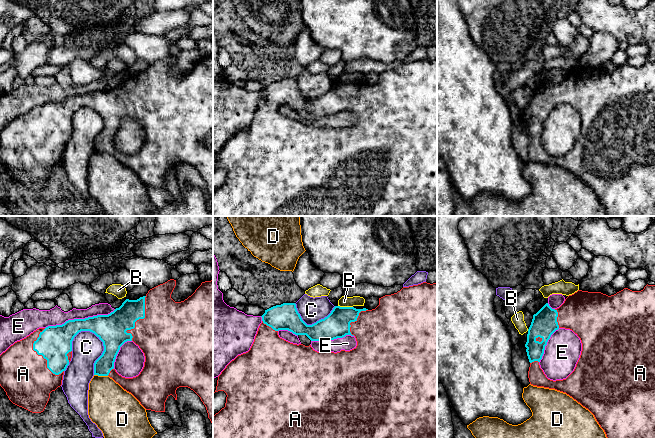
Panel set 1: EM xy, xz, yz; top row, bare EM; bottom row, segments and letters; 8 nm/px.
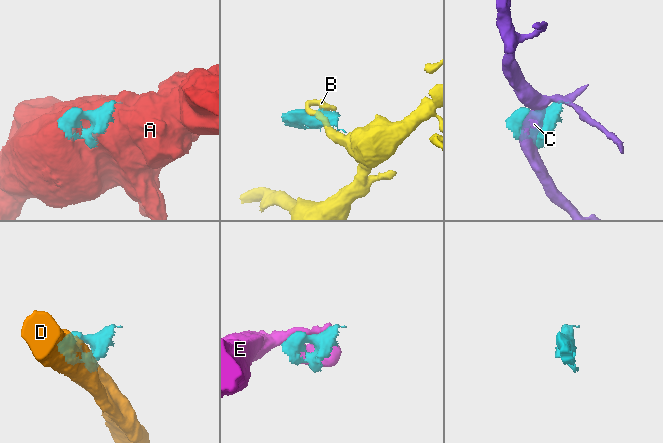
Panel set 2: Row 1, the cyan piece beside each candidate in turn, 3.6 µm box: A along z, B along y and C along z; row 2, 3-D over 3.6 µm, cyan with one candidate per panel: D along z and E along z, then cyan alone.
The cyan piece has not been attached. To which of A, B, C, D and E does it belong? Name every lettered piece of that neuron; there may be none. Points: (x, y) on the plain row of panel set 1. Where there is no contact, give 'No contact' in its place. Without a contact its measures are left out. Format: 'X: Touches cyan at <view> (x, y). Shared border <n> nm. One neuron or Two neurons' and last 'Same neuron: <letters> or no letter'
A: Touches cyan at xy (38, 130). Shared border 400 nm. One neuron
B: Touches cyan at xz (345, 83). Shared border 120 nm. Two neurons
C: Touches cyan at xy (104, 124). Shared border 380 nm. Two neurons
D: Touches cyan at xy (101, 151). Shared border 110 nm. Two neurons
E: Touches cyan at xy (80, 95). Shared border 600 nm. Two neurons
Same neuron: A

